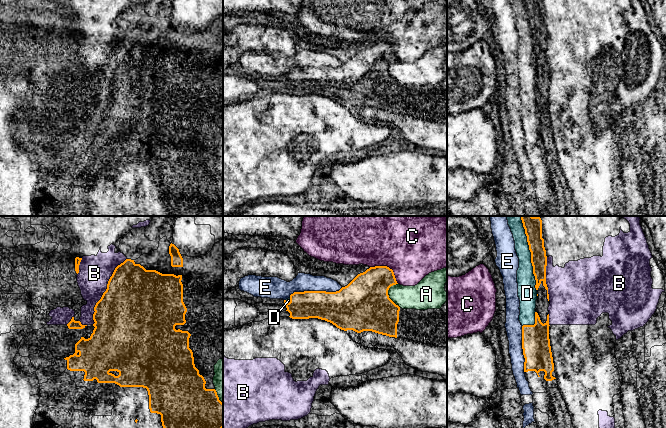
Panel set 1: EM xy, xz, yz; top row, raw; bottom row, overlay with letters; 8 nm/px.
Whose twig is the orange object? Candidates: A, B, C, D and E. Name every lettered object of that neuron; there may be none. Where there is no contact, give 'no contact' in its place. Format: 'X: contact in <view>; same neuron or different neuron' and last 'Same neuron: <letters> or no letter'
A: contact in xz; different neuron
B: contact in xy; different neuron
C: contact in xz; different neuron
D: contact in yz; same neuron
E: contact in xz; different neuron
Same neuron: D

